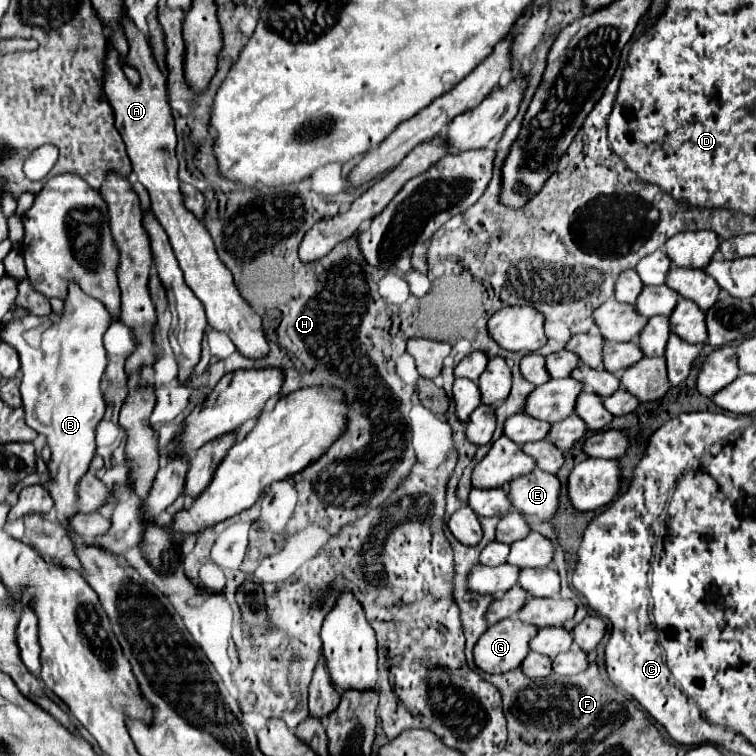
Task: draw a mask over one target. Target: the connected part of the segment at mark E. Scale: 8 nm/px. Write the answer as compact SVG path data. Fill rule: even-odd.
M534 468L530 474L510 482L510 500L526 516L552 520L558 512L560 482L554 474Z

